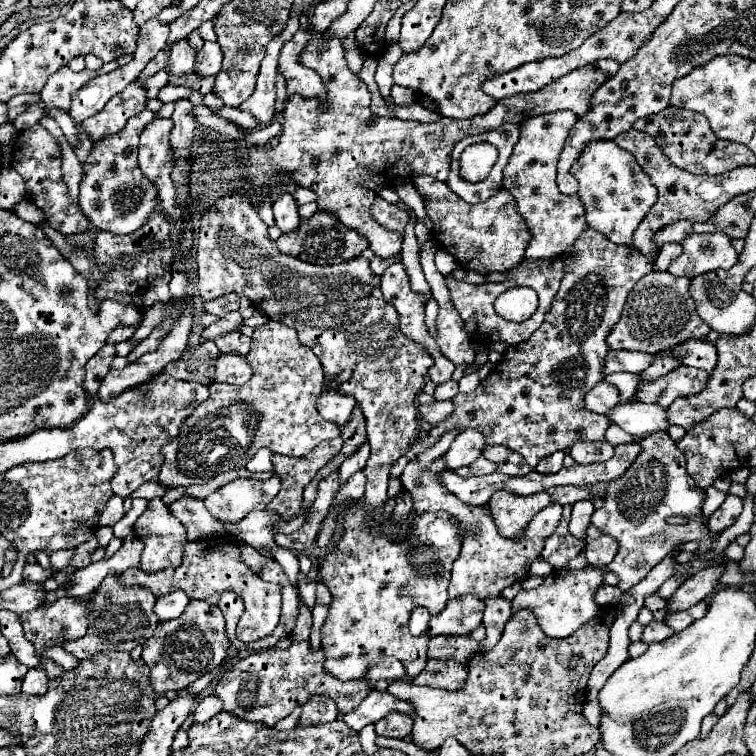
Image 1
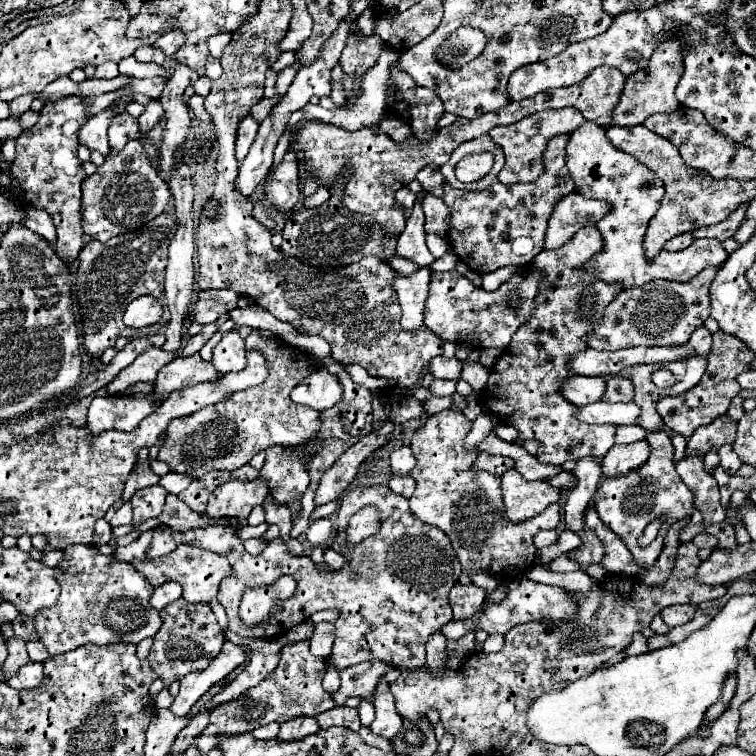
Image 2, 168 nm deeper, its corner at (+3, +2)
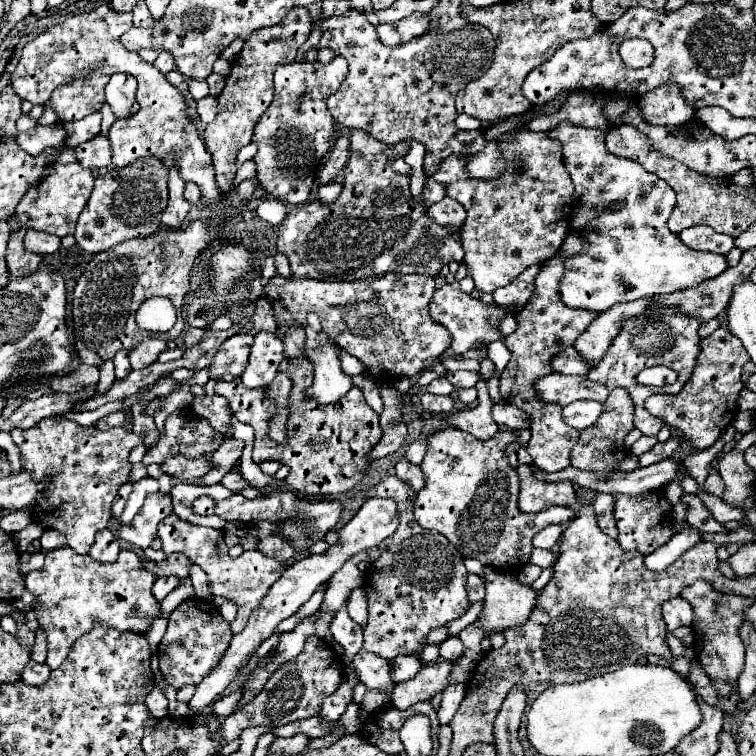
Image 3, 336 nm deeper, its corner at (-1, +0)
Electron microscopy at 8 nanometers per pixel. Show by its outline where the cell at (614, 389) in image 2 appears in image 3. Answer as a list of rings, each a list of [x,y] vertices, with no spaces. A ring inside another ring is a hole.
[[[614,388],[610,392],[608,400],[604,402],[604,410],[602,410],[600,418],[596,420],[596,424],[582,430],[580,440],[570,450],[572,466],[580,468],[580,470],[590,470],[600,478],[612,476],[616,472],[616,464],[628,456],[628,454],[620,454],[620,452],[628,452],[624,446],[624,438],[630,434],[632,428],[634,428],[634,404],[624,388]]]

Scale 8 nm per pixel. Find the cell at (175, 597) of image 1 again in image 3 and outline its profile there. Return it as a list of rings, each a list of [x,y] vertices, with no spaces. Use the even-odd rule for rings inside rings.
[[[162,576],[162,578],[158,578],[158,580],[154,582],[154,588],[152,588],[156,600],[162,602],[164,596],[170,594],[170,592],[178,586],[178,582],[180,582],[180,578],[176,578],[176,576]]]

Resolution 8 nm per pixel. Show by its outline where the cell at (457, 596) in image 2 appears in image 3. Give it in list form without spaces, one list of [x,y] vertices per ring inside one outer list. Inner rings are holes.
[[[468,574],[468,598],[470,602],[484,600],[484,580],[476,574]]]

